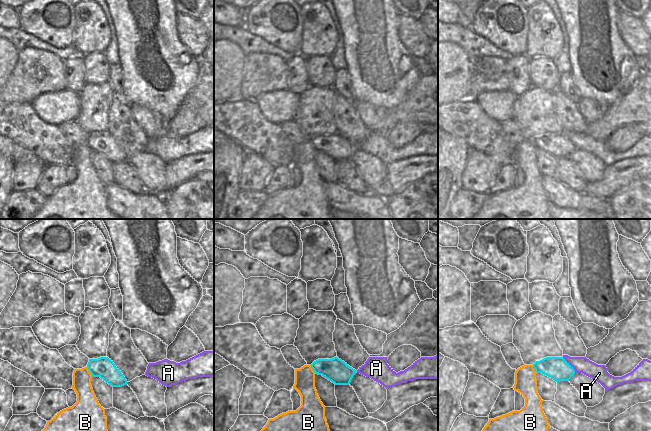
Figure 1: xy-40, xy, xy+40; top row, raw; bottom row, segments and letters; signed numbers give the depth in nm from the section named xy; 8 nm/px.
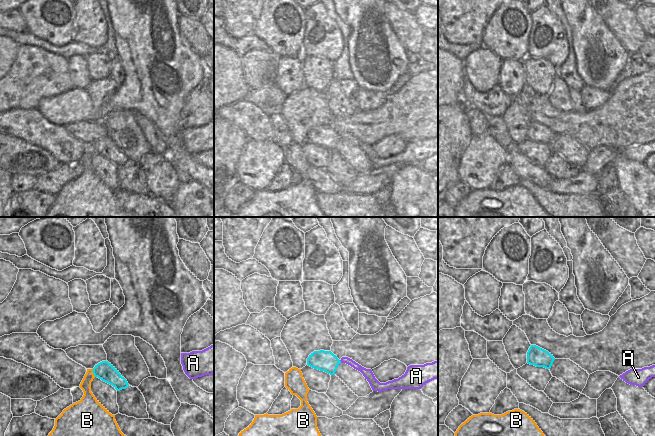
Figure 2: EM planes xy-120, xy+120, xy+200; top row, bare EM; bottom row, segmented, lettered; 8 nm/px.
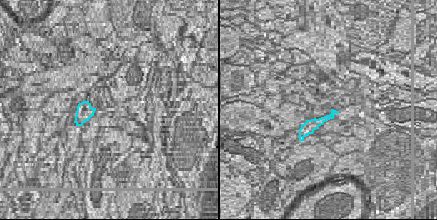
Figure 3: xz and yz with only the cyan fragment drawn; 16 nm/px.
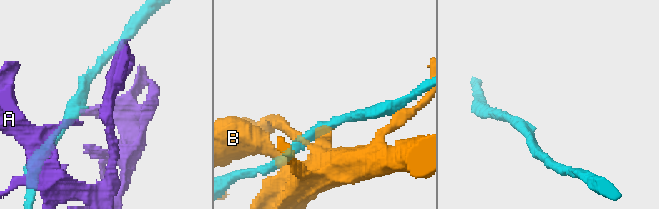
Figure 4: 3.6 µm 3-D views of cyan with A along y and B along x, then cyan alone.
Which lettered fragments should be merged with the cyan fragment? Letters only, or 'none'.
none

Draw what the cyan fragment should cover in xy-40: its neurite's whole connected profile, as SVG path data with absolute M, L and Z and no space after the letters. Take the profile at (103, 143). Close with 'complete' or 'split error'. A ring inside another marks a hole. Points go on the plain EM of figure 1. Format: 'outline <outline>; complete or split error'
outline M108 133L89 135L87 144L93 153L100 153L112 163L122 163L128 159L121 147Z; complete

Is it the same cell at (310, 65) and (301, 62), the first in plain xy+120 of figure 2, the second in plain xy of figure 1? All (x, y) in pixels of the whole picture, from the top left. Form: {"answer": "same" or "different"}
{"answer": "different"}

